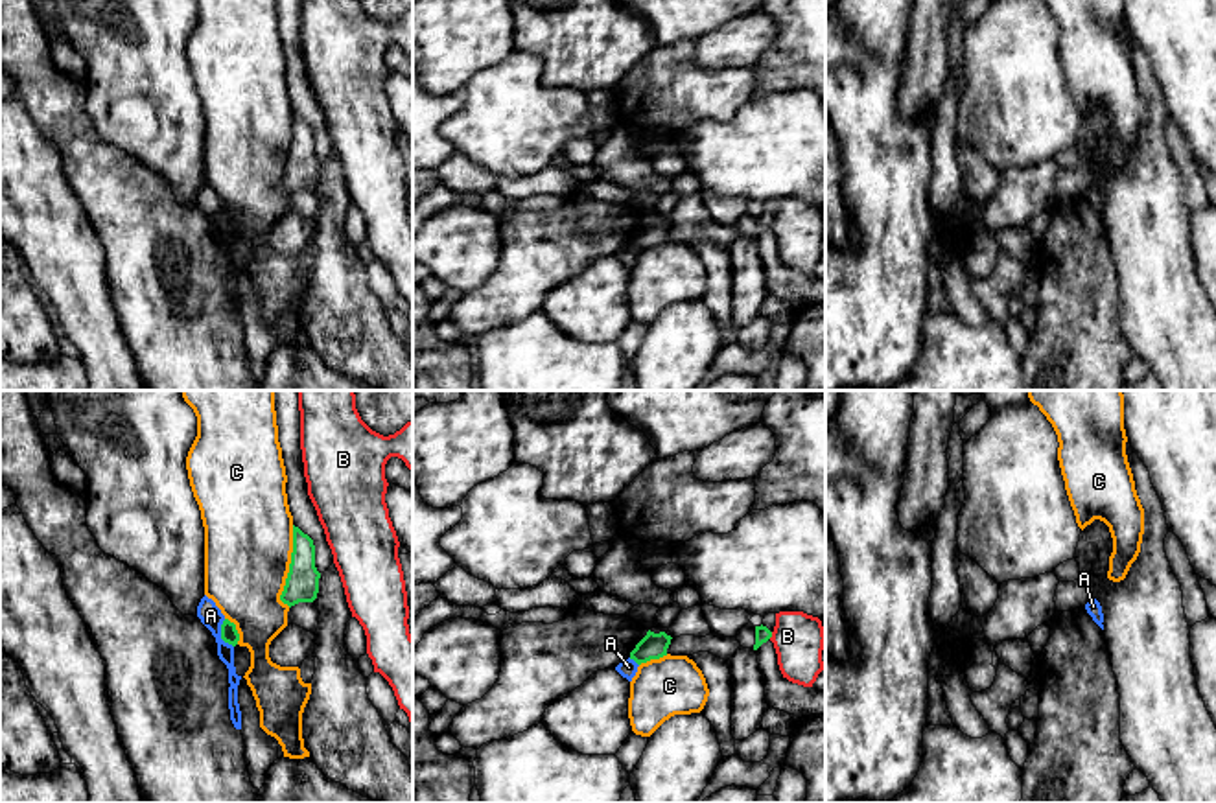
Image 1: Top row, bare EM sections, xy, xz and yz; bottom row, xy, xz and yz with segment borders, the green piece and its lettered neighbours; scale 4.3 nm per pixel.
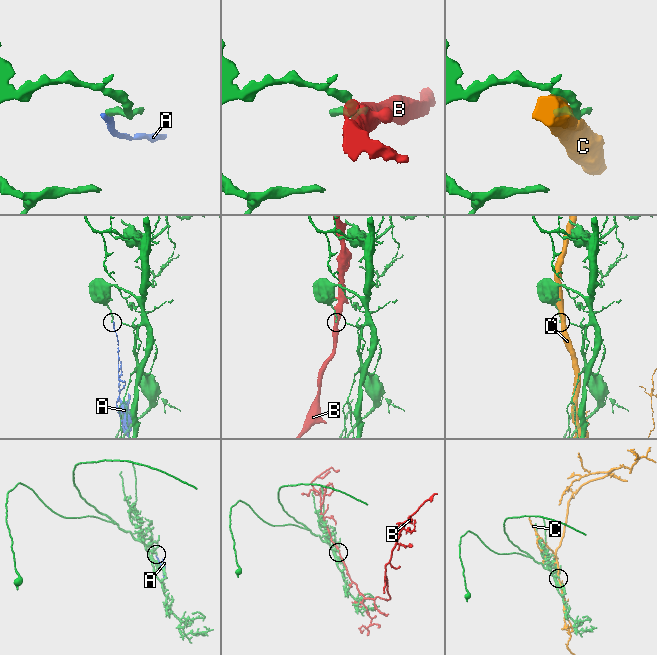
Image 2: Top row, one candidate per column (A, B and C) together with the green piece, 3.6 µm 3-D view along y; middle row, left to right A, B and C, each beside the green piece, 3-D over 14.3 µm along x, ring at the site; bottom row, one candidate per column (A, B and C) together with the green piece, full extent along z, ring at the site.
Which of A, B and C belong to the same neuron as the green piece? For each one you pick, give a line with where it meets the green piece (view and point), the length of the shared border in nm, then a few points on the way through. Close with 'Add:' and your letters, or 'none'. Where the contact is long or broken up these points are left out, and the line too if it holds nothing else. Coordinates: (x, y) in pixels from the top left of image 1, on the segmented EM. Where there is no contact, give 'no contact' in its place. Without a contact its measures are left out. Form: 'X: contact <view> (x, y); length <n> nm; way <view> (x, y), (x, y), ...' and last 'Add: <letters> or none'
Add: none

